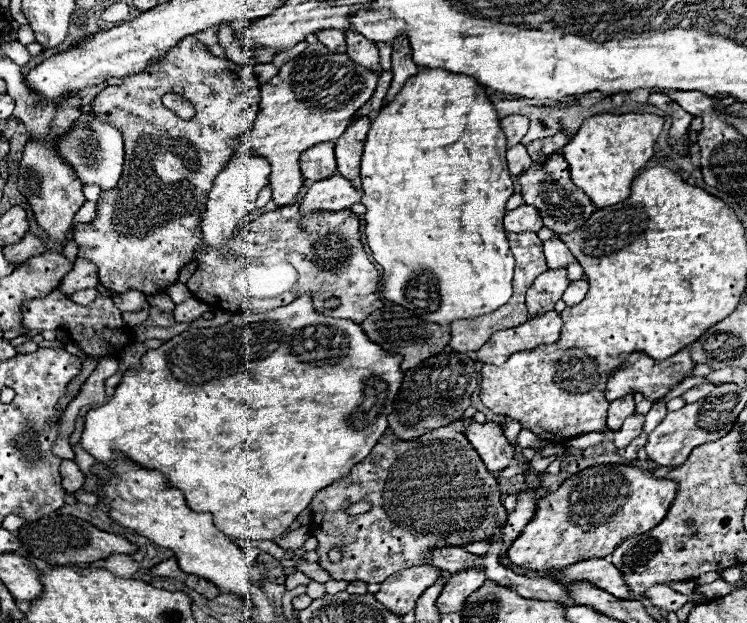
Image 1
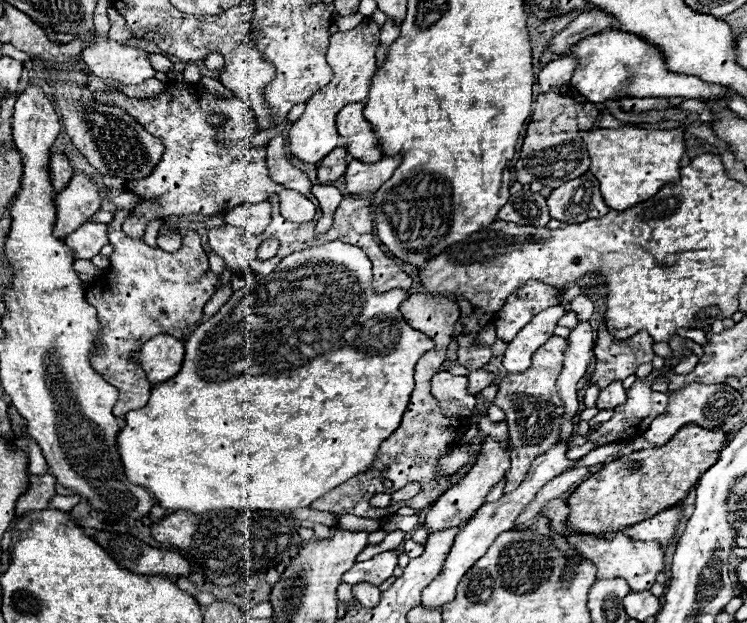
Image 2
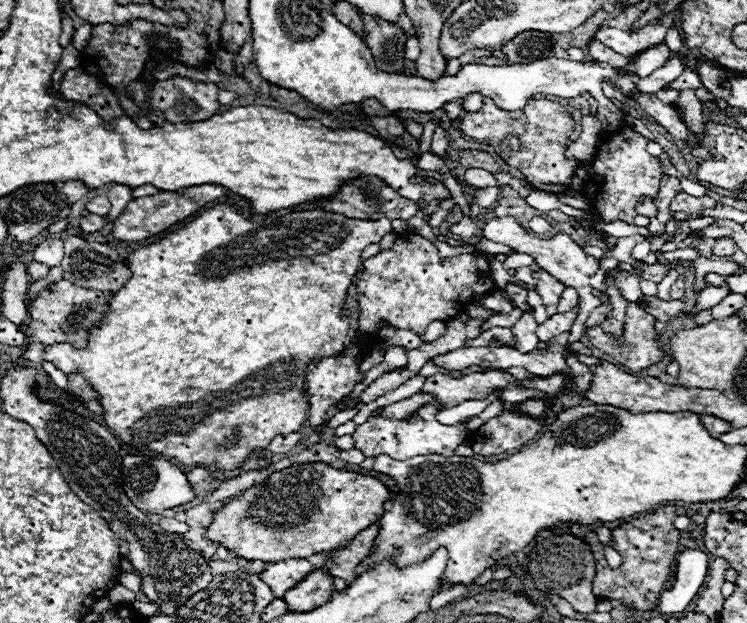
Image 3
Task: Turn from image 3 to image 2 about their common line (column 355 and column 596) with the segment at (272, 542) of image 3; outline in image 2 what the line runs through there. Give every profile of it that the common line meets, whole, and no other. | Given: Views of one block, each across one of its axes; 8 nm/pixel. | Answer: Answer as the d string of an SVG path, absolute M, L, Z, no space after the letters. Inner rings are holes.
M686 426L676 432L676 436L664 444L664 446L654 446L648 450L638 450L626 456L620 456L618 460L604 464L602 470L592 474L588 480L584 480L566 500L570 514L566 520L566 528L578 534L588 534L588 536L602 536L602 538L614 538L614 534L606 532L620 532L626 526L634 526L636 522L642 522L644 518L652 518L652 514L658 514L660 510L672 508L680 500L688 496L688 492L696 486L704 470L712 466L724 448L726 434L718 430L700 430L698 426Z

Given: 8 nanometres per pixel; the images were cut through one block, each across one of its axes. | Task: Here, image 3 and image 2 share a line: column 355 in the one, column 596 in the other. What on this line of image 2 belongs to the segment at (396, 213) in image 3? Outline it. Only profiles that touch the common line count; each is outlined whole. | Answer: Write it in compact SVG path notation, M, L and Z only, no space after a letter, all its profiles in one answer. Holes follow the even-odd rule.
M590 172L552 190L546 202L550 216L564 224L580 224L590 218L602 218L610 210L598 190L598 180Z

